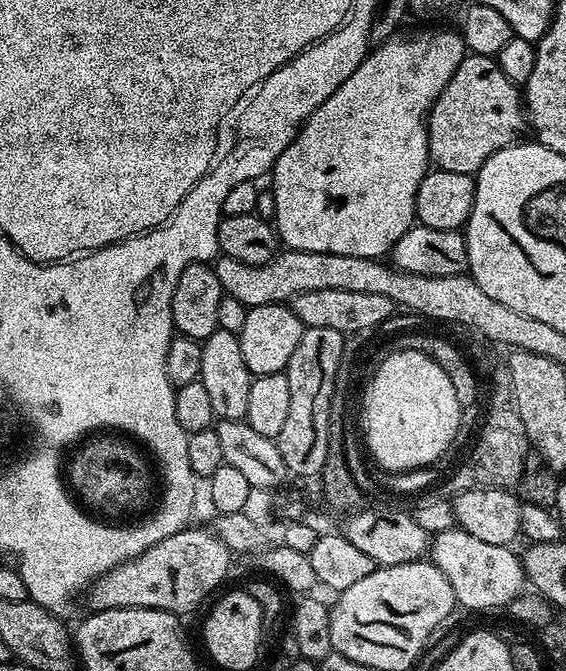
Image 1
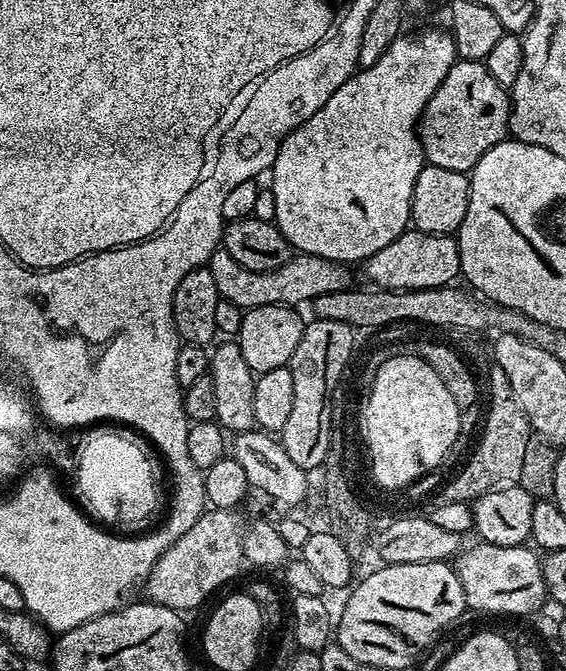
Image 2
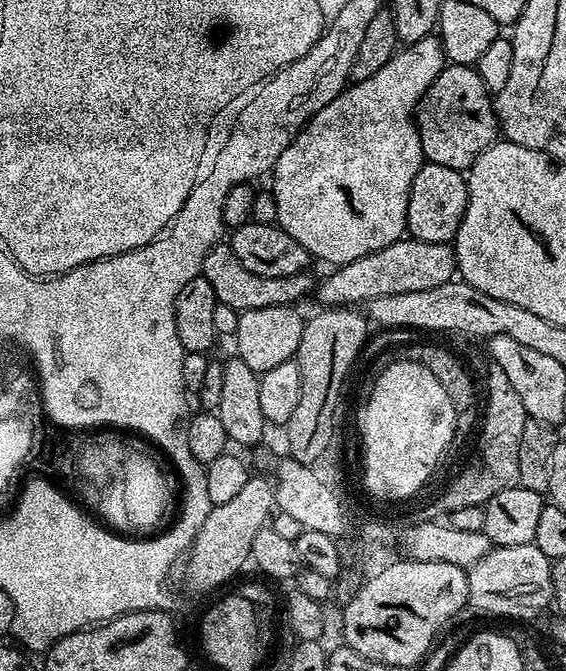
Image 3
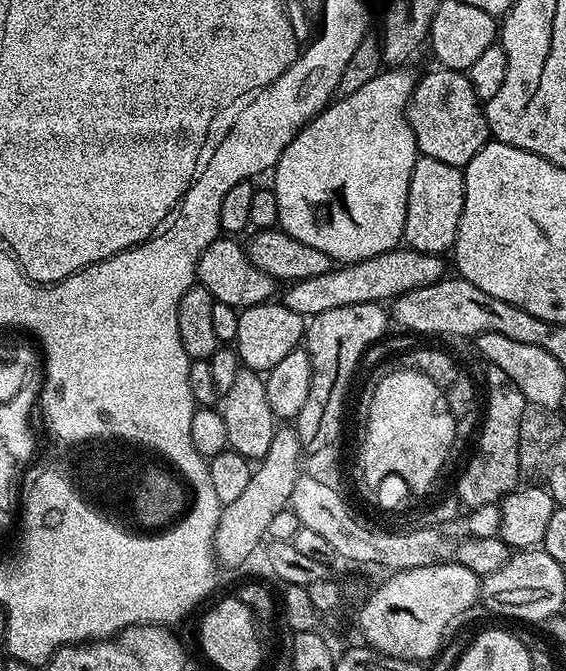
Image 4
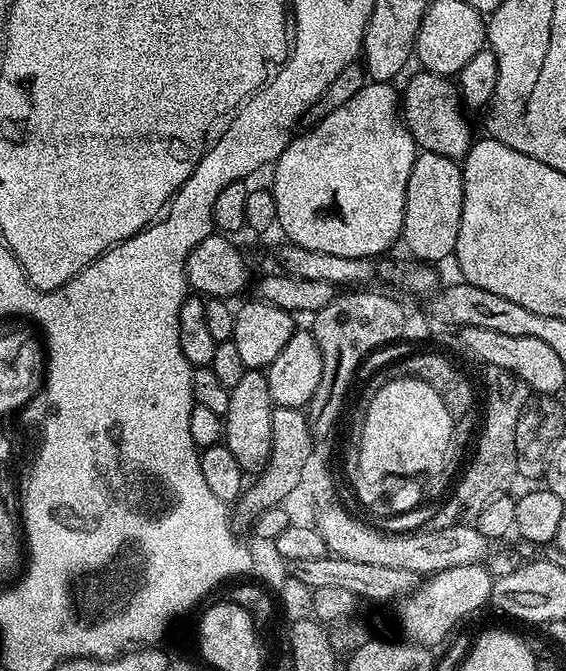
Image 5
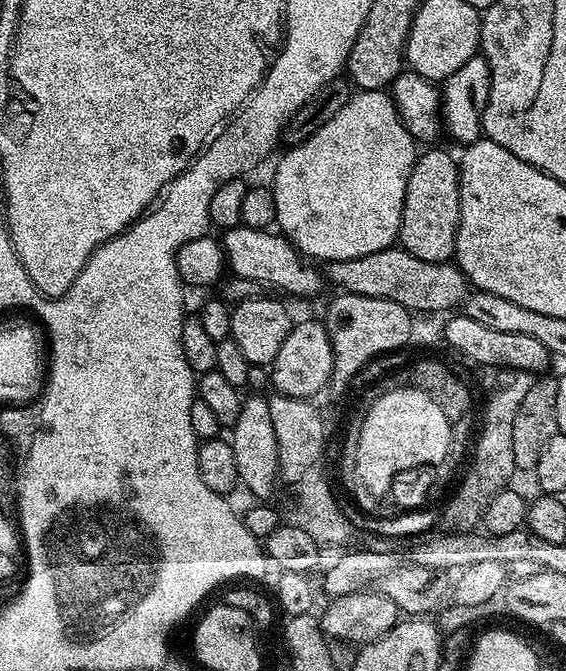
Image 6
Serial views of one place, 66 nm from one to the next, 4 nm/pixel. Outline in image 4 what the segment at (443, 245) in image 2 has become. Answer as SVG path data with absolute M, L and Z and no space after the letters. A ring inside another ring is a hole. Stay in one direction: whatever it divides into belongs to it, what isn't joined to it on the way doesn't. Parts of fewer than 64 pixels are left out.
M397 246L391 252L383 252L374 258L366 258L353 264L341 263L326 274L318 274L318 278L293 280L285 287L288 289L285 290L284 296L282 292L282 303L298 315L311 318L326 314L326 310L334 310L338 306L354 306L362 302L391 302L410 290L418 290L422 286L430 286L445 279L446 272L442 261L440 256L434 254L416 252L407 246Z

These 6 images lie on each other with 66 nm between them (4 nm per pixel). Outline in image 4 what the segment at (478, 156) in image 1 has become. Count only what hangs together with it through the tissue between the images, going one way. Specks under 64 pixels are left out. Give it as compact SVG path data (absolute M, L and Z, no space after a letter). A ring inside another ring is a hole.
M433 67L433 72L428 72L424 77L417 79L412 85L412 93L408 99L408 121L412 127L412 133L416 139L416 151L420 156L429 156L430 158L438 158L438 162L446 162L450 166L463 169L464 165L469 164L474 158L474 154L478 154L478 150L482 150L485 144L489 143L490 133L488 130L488 120L484 116L484 110L481 100L474 94L474 88L467 75L464 72L455 72L452 68Z

